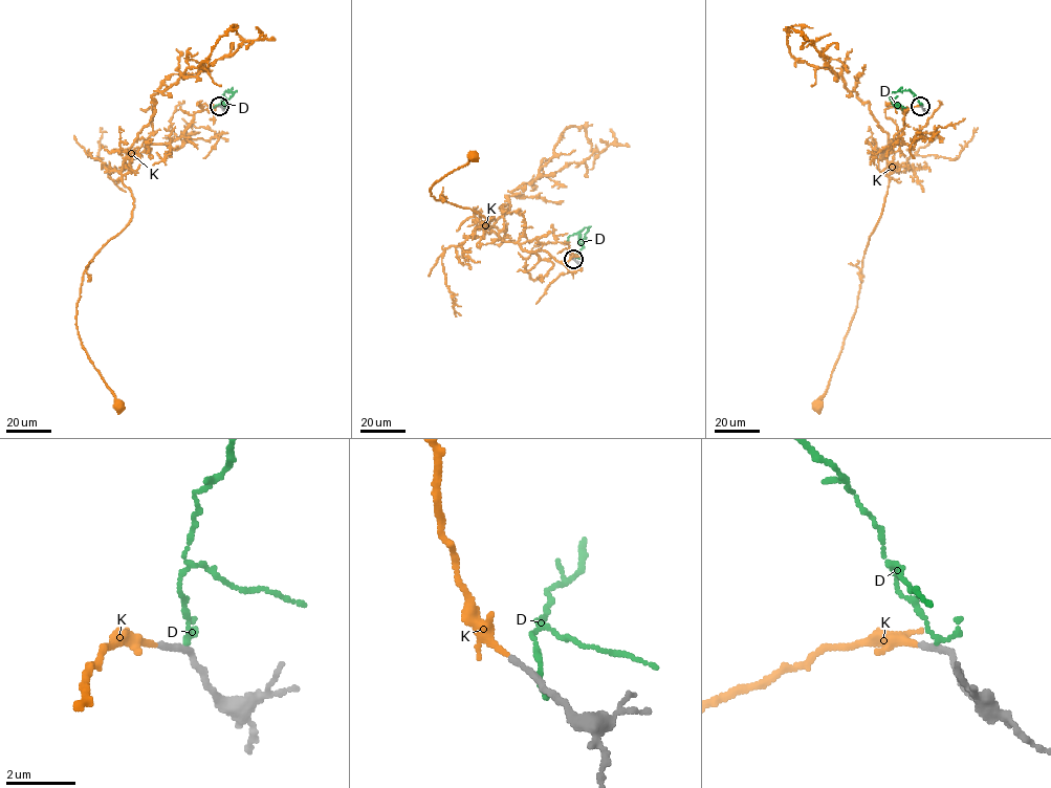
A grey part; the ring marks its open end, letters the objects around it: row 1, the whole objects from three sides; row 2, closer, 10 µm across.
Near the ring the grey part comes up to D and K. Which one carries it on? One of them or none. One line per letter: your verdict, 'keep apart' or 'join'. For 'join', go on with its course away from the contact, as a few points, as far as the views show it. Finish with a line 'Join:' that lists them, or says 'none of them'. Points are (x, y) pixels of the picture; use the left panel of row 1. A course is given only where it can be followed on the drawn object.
D: keep apart
K: join | via (219, 106), (197, 111), (168, 143), (133, 143), (122, 170), (132, 217), (84, 271), (77, 331), (121, 406)
Join: K

